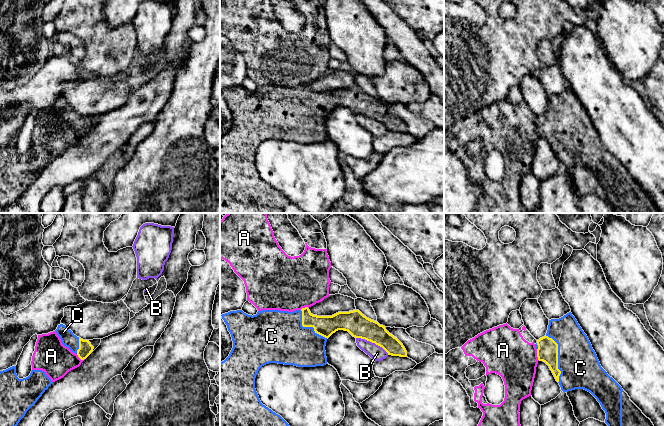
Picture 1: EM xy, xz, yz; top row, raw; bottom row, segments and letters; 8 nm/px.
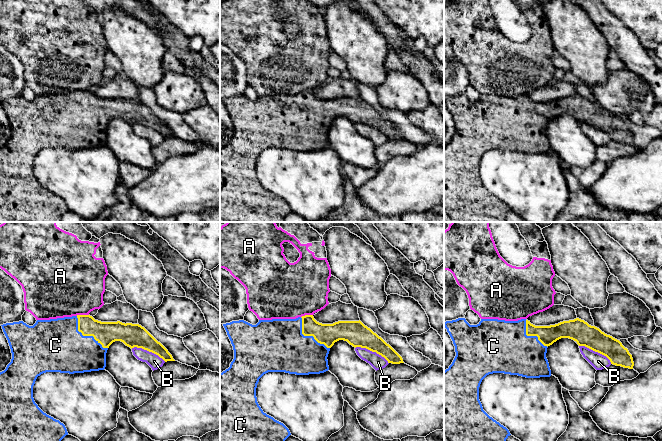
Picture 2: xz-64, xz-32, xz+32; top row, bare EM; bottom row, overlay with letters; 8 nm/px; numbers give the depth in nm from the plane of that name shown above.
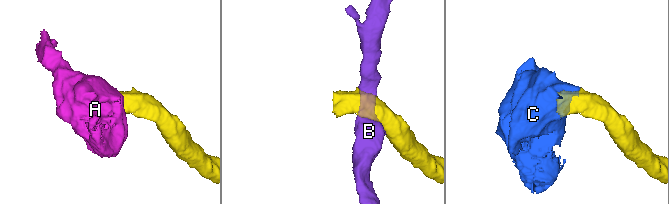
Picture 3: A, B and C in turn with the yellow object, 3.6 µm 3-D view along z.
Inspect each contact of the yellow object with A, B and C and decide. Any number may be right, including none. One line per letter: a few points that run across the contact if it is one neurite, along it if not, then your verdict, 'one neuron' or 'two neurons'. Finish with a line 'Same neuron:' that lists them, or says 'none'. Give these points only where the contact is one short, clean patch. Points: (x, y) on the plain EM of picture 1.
A: line yz (536, 125), (536, 131), (539, 136); two neurons
B: two neurons
C: one neuron
Same neuron: C

